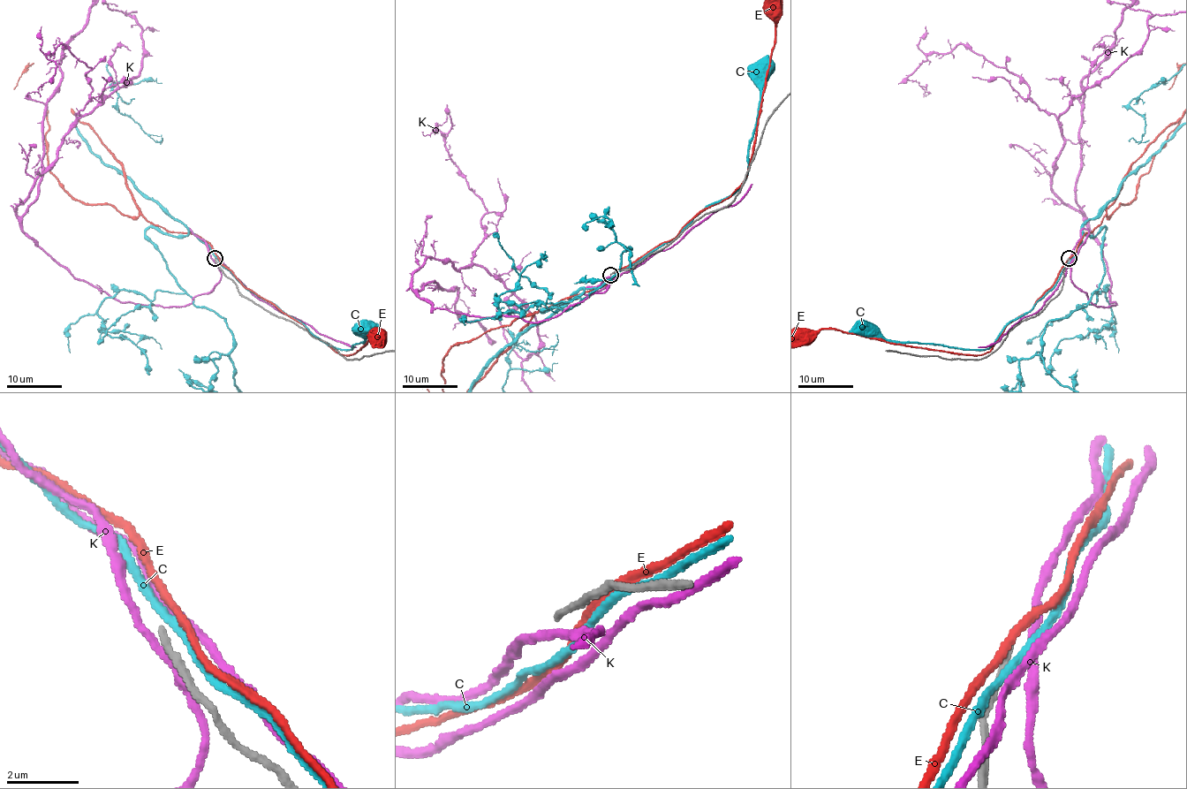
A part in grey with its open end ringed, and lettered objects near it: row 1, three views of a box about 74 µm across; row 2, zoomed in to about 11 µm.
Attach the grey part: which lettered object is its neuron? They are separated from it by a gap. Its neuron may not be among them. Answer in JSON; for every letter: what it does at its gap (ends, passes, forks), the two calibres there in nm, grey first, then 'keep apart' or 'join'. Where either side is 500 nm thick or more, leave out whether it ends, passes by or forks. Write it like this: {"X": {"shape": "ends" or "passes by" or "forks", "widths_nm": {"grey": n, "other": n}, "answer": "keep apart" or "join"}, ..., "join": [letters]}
{"C": {"shape": "passes by", "widths_nm": {"grey": 160, "other": 220}, "answer": "keep apart"}, "E": {"shape": "passes by", "widths_nm": {"grey": 160, "other": 200}, "answer": "keep apart"}, "K": {"shape": "passes by", "widths_nm": {"grey": 160, "other": 220}, "answer": "keep apart"}, "join": []}

